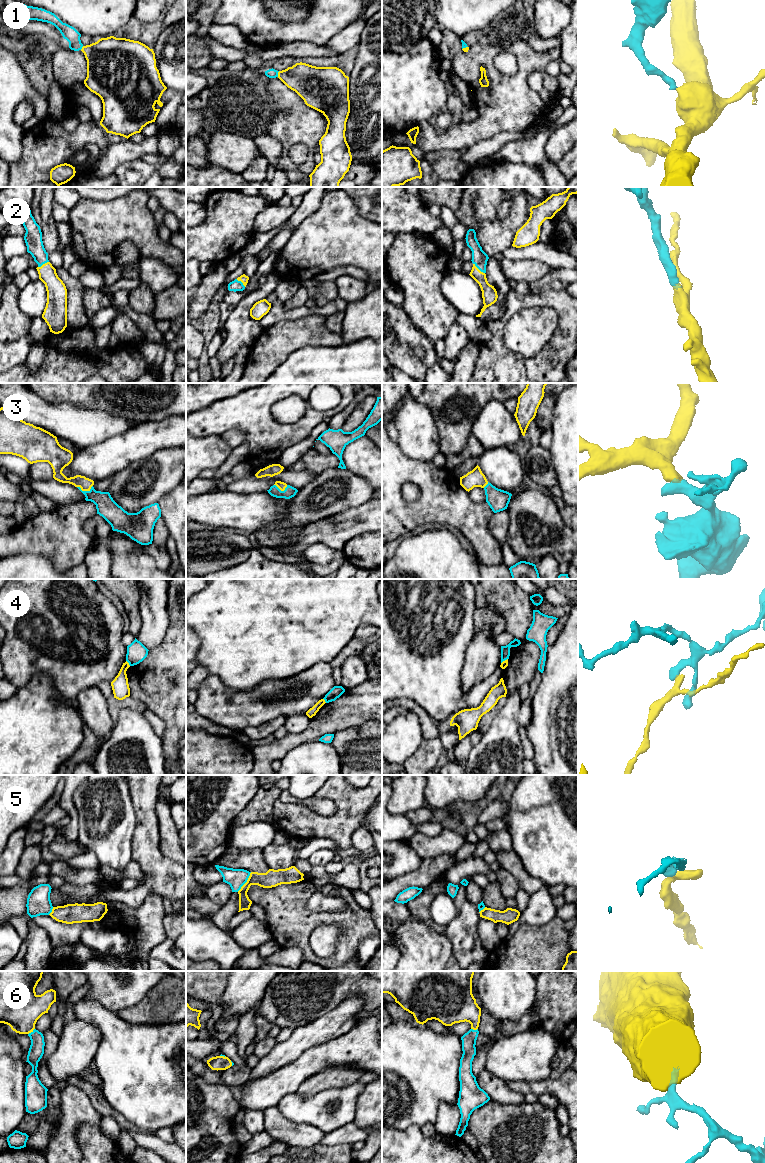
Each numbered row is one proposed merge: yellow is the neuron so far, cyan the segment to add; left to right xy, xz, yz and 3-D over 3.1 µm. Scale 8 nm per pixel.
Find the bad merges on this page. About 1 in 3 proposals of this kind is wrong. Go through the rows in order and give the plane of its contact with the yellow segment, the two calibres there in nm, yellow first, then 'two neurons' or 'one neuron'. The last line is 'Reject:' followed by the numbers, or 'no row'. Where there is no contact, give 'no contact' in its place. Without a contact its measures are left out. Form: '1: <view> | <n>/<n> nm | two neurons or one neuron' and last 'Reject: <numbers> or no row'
1: xz | 260/80 nm | one neuron
2: yz | 130/120 nm | one neuron
3: xy | 100/160 nm | one neuron
4: xy | 140/160 nm | two neurons
5: xz | 140/160 nm | two neurons
6: xy | 340/120 nm | one neuron
Reject: 4, 5

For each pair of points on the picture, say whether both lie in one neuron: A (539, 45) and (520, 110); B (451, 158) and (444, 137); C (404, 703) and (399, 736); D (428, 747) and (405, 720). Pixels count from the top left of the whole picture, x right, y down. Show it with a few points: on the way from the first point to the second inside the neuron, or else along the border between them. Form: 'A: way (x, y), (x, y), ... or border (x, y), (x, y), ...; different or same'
A: border (527, 41), (537, 51), (546, 51), (559, 46); different
B: border (459, 149), (441, 149), (425, 153); different
C: border (401, 708), (412, 712), (421, 724); different
D: border (423, 738), (421, 742); different

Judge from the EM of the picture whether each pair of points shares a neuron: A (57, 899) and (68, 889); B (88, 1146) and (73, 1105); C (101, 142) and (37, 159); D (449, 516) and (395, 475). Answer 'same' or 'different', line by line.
A: same
B: different
C: same
D: same

